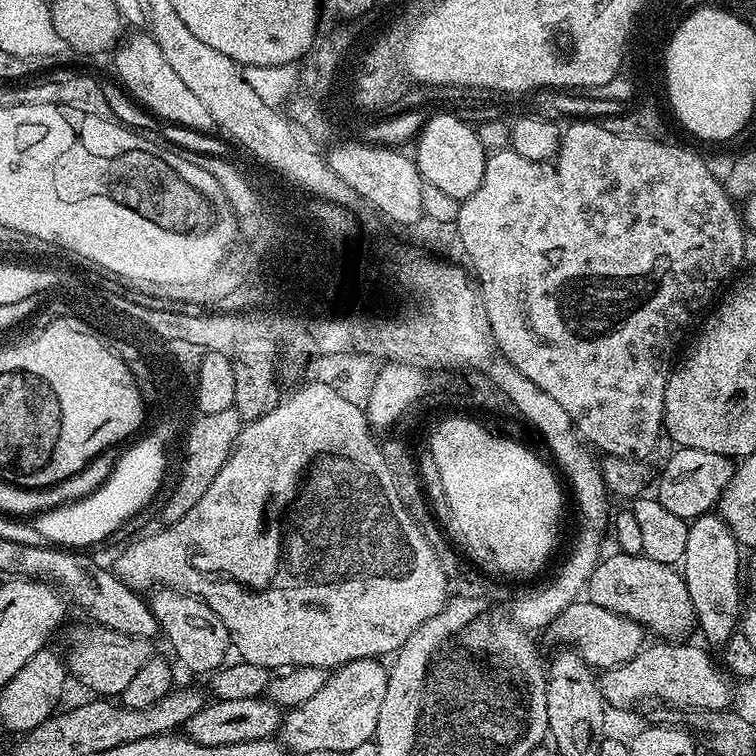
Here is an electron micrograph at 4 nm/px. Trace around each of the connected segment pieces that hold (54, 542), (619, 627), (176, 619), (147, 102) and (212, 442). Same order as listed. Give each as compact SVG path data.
M156 430L149 436L143 436L141 435L139 439L132 442L137 442L137 444L129 443L121 451L120 458L112 467L111 474L89 496L83 496L81 500L72 500L69 504L59 504L56 508L48 508L31 517L30 523L42 534L45 545L59 546L69 550L88 550L91 544L100 544L107 536L114 535L131 516L138 515L151 502L152 495L159 490L160 483L164 480L164 447L170 444L170 437L162 430Z
M587 598L576 599L562 610L547 627L546 632L547 635L552 635L556 646L567 646L579 653L581 659L593 670L607 670L630 662L630 658L638 655L646 644L646 632L640 625L602 606L594 606L594 602Z
M160 588L151 593L150 603L154 618L160 623L163 639L168 639L177 658L190 671L211 674L224 667L230 656L228 631L222 618L218 618L218 614L214 614L214 610L210 610L199 596L187 596L185 592L175 592L173 588Z
M144 30L132 35L136 36L129 35L114 52L116 72L120 75L121 82L128 87L129 94L142 107L149 108L154 115L161 116L172 124L181 124L182 127L193 128L196 132L213 130L214 123L205 103L178 78L177 72L166 62L155 38Z
M236 408L218 410L218 414L200 414L195 418L197 420L193 424L191 421L186 428L188 437L184 440L184 469L180 472L180 481L160 512L165 525L178 522L178 518L186 518L187 512L199 502L202 494L210 490L210 482L214 482L218 470L226 466L232 449L236 447L236 440L240 437L242 421Z

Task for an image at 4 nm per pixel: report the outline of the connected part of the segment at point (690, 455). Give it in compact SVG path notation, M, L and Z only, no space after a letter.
M677 447L675 451L676 453L665 462L664 469L658 472L654 496L662 502L662 506L666 506L666 510L691 522L699 516L709 515L719 505L720 495L726 490L730 478L734 478L736 464L733 457L710 454L710 450Z

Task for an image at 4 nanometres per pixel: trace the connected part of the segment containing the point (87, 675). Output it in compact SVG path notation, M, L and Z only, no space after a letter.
M91 627L73 630L72 653L67 653L66 667L73 681L76 679L97 697L119 697L126 686L130 686L134 674L138 674L138 670L142 670L142 666L146 666L148 659L153 656L153 645L142 638L118 634L109 628Z

